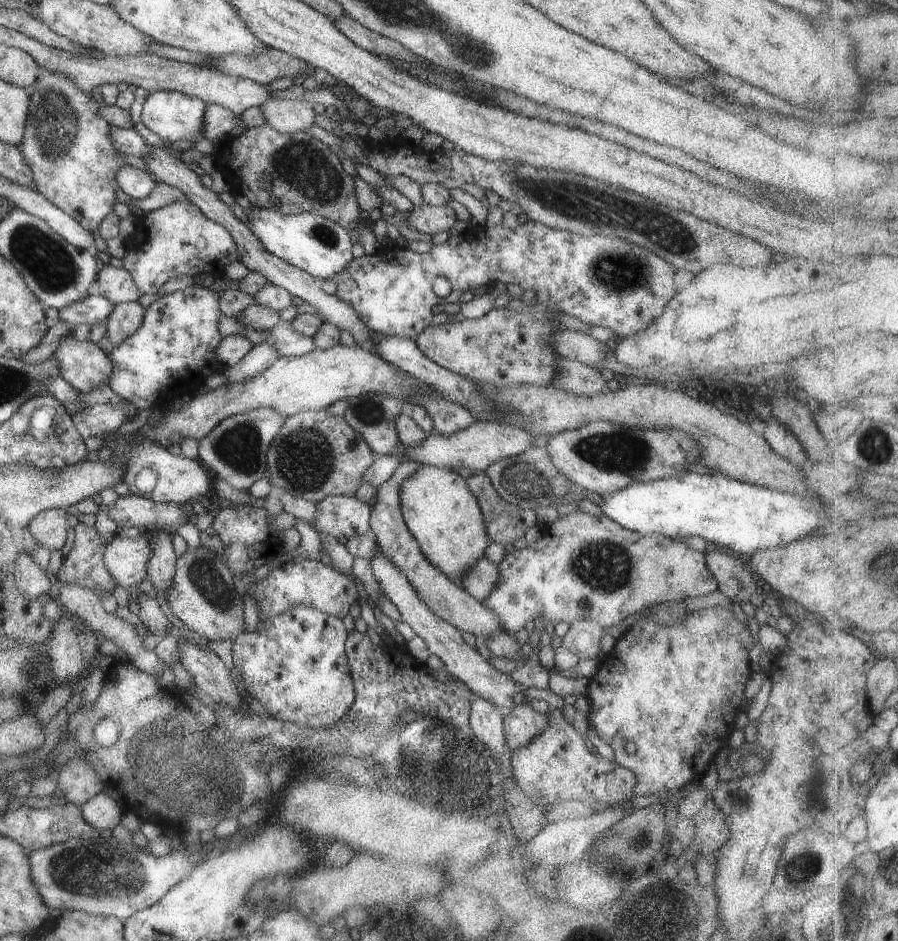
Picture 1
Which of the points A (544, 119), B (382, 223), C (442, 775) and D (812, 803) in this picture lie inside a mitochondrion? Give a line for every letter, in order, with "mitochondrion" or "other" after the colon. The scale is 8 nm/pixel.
A: other
B: other
C: mitochondrion
D: mitochondrion

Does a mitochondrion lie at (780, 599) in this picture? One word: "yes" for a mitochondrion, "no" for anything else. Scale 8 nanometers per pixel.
no

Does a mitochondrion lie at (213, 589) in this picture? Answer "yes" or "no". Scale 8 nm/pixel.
yes

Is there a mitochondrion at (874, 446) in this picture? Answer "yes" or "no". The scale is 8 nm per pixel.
yes

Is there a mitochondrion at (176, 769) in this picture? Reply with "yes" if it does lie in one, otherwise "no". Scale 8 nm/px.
yes

